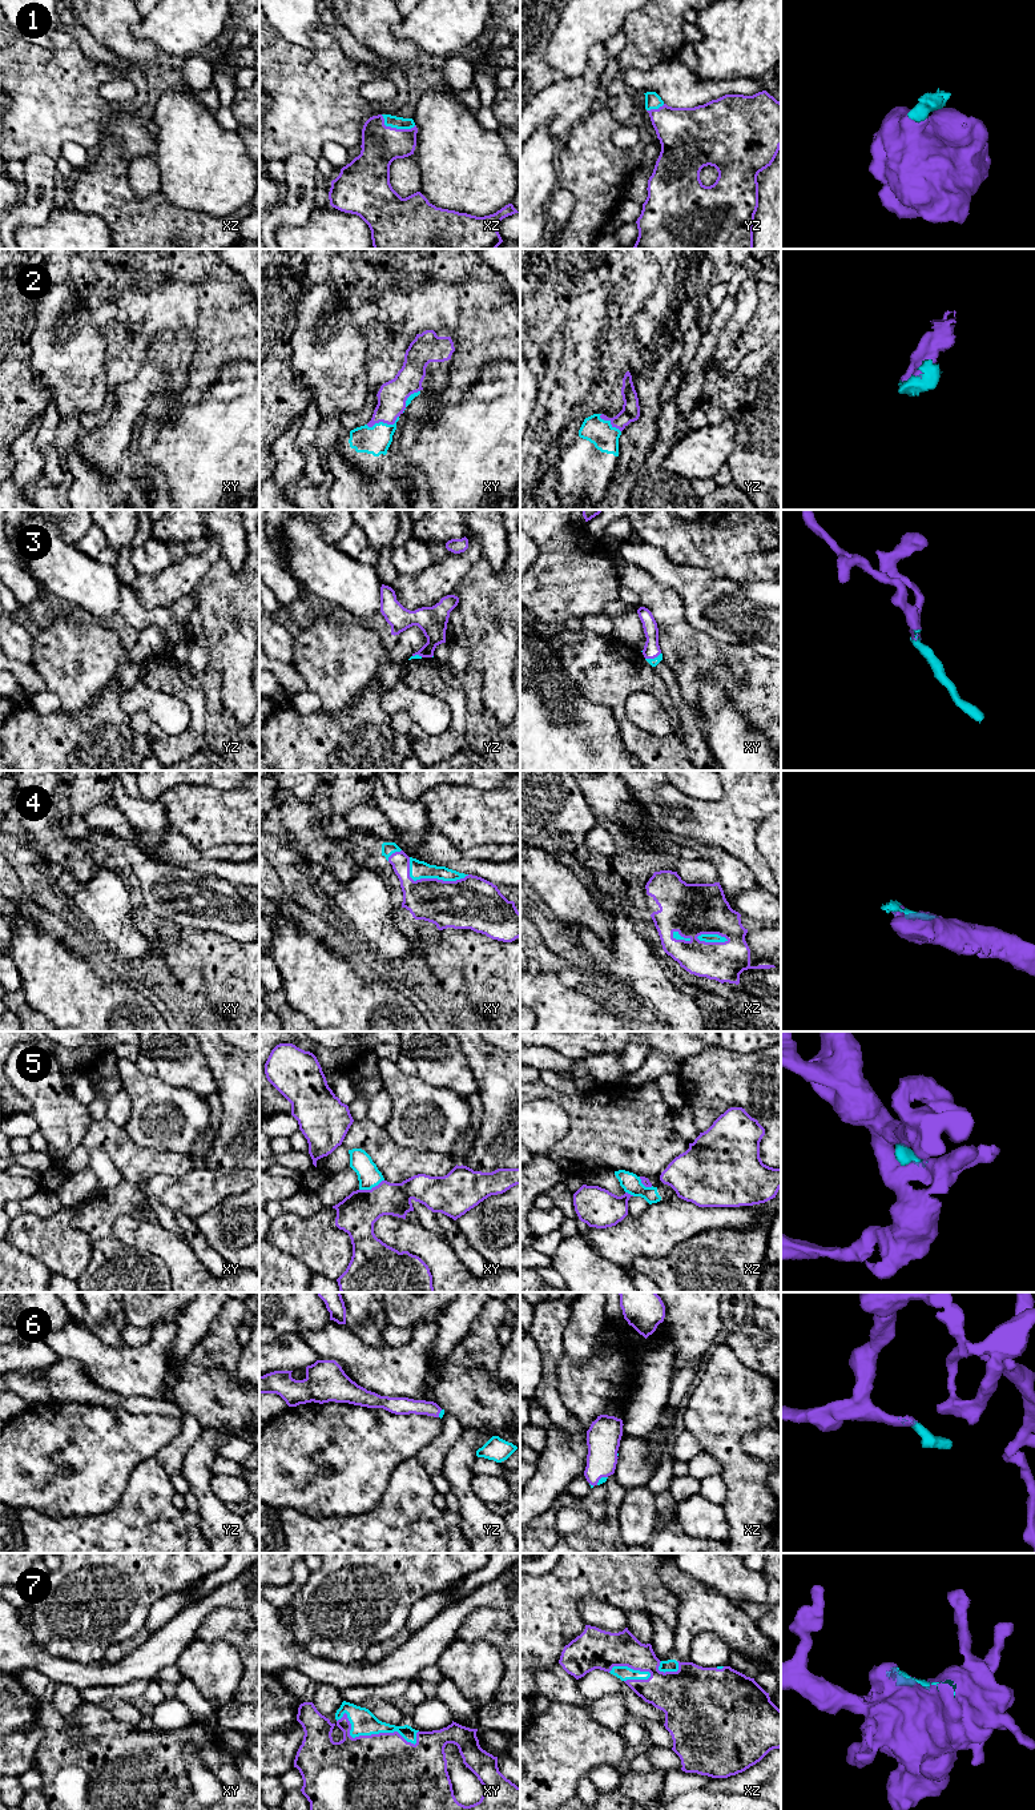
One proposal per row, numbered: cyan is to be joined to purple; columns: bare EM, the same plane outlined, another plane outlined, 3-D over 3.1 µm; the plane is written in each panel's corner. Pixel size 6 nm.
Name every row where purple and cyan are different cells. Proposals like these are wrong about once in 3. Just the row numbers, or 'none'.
5

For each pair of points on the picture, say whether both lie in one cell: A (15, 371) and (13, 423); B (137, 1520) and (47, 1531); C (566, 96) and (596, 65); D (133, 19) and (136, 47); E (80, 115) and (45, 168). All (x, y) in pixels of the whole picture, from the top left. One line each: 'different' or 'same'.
A: same
B: same
C: same
D: same
E: different

